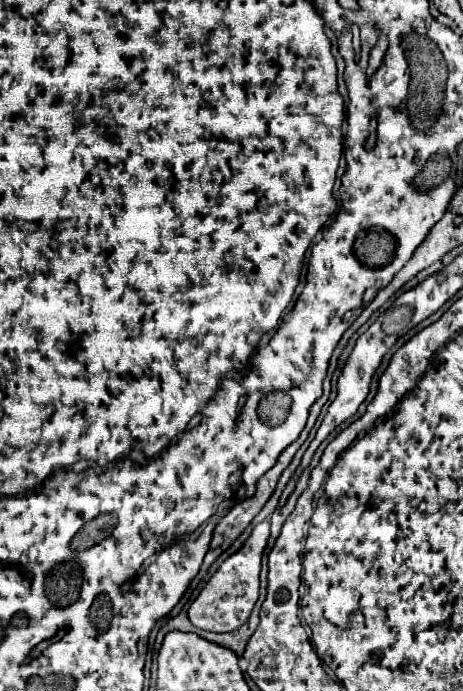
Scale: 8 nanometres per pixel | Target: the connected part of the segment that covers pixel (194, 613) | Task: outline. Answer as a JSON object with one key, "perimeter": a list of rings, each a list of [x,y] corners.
{"perimeter":[[[260,522],[252,530],[250,538],[242,544],[242,548],[222,562],[222,566],[208,580],[208,584],[204,586],[204,590],[198,594],[198,598],[192,602],[188,610],[188,618],[196,628],[208,632],[234,632],[248,622],[248,616],[259,598],[260,558],[266,548],[268,536],[270,536],[270,524]]]}

